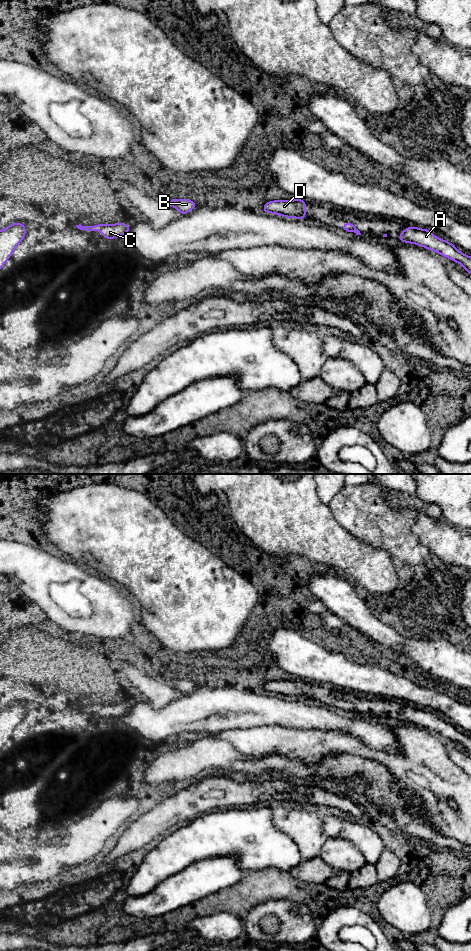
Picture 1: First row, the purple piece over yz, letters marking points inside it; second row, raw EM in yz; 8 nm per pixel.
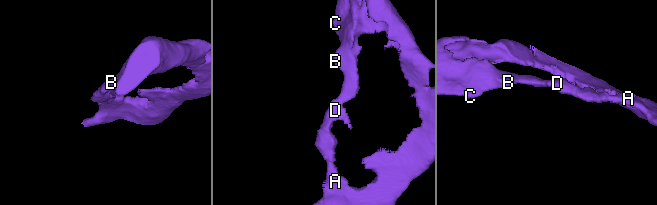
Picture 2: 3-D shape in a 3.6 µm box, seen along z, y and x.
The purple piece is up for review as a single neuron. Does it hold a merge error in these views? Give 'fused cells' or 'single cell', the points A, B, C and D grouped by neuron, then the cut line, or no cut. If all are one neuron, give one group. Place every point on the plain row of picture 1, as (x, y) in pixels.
single cell; A B C D; no cut

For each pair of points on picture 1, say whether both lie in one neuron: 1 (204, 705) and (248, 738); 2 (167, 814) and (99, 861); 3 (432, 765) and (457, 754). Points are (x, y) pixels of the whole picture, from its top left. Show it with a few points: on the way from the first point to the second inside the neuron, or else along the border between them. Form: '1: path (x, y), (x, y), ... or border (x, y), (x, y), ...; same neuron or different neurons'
1: border (259, 725), (246, 728), (224, 729), (215, 733); different neurons
2: border (112, 849), (106, 857), (105, 863); different neurons
3: border (445, 746), (448, 756), (460, 768); different neurons

